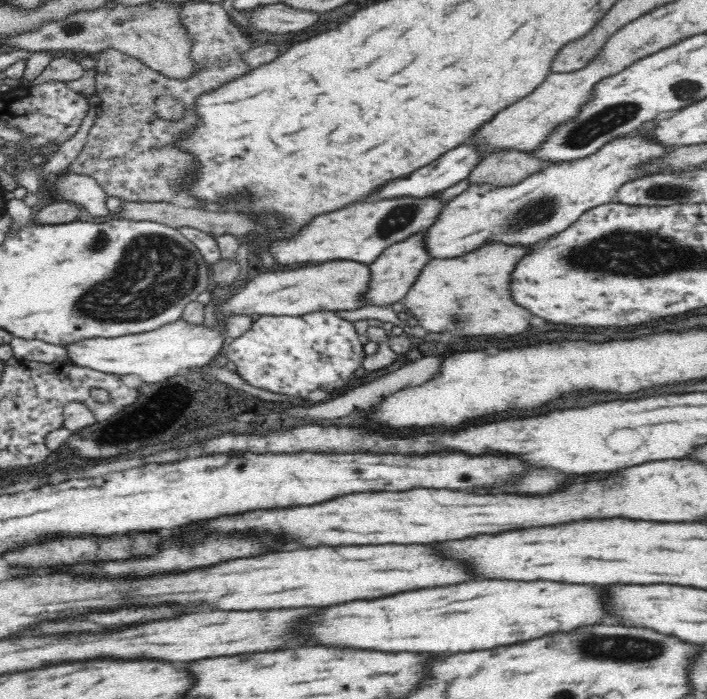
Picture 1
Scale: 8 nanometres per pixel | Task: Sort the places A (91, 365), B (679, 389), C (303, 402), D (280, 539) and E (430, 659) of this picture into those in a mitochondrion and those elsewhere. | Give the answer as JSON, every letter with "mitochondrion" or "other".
{"A":"other","B":"other","C":"other","D":"other","E":"other"}

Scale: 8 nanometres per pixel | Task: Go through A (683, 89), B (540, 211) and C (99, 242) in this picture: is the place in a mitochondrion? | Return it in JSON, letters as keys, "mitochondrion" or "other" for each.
{"A":"mitochondrion","B":"mitochondrion","C":"mitochondrion"}

